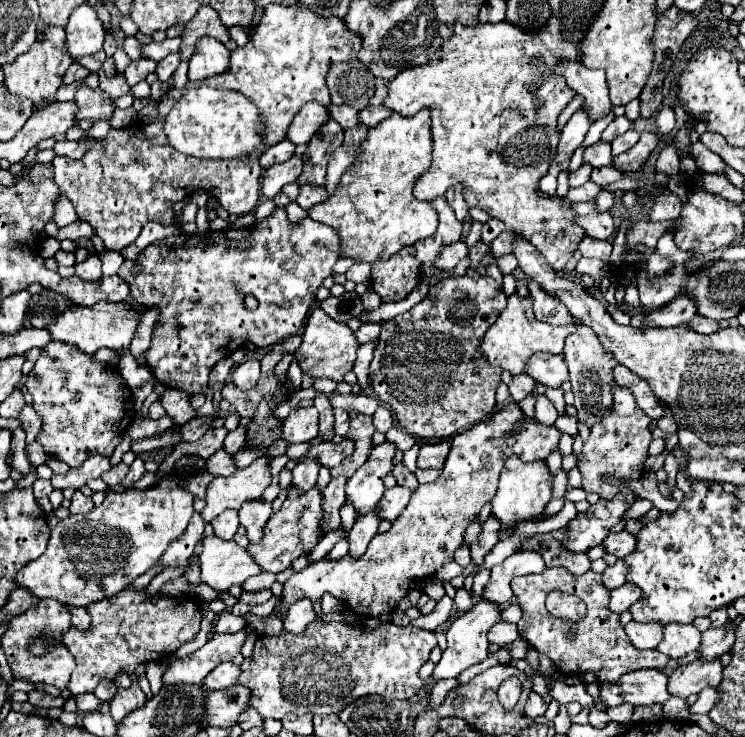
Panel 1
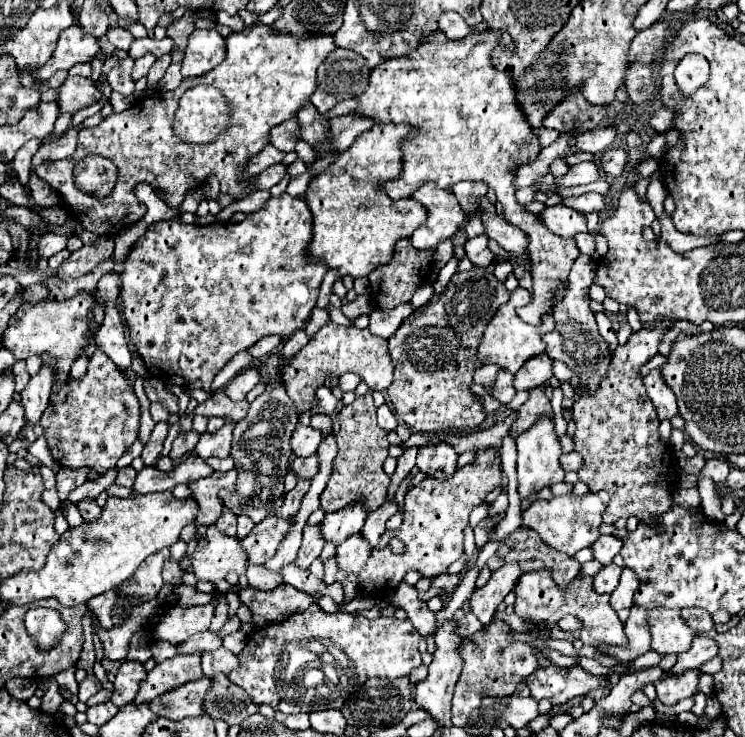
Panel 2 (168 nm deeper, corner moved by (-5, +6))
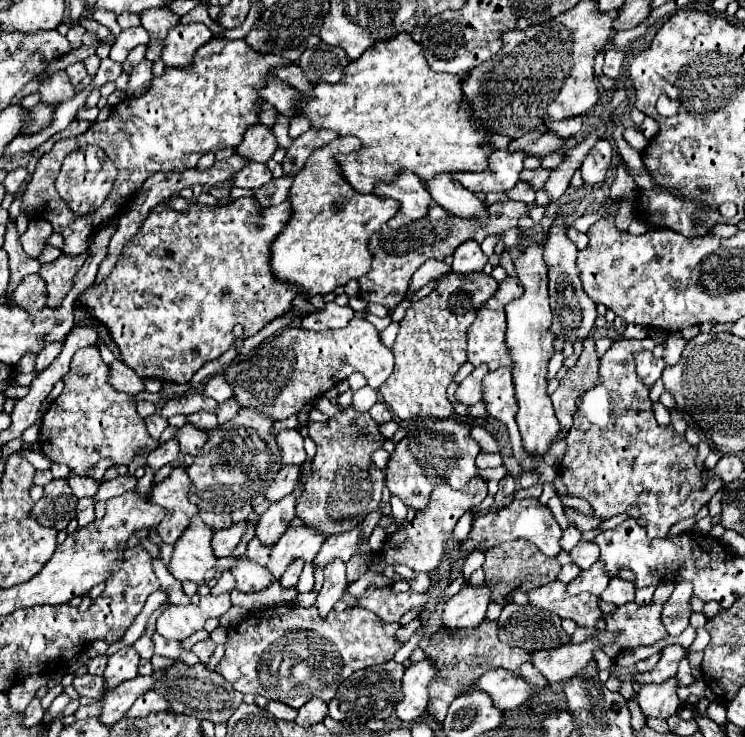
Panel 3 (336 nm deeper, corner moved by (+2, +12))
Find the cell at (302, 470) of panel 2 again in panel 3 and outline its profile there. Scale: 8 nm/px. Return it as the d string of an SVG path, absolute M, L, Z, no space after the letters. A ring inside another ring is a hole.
M281 468L279 474L275 476L275 480L269 484L269 488L265 490L265 498L269 502L279 502L281 498L285 498L287 494L293 492L295 482L299 478L299 468Z

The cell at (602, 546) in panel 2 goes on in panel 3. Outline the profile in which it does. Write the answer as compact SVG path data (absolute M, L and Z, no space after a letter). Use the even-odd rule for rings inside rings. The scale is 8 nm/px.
M581 542L581 544L577 544L577 546L569 552L569 556L571 556L571 562L573 562L579 570L587 570L593 562L597 562L597 558L599 558L599 548L595 548L595 544L591 544L591 542Z

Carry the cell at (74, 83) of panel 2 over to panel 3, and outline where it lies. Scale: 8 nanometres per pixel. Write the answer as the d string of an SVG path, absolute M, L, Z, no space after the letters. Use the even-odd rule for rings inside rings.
M65 70L61 72L55 72L51 74L49 78L45 78L41 84L39 84L39 96L41 96L41 102L45 104L57 104L57 102L65 102L69 98L75 96L75 88L71 86L69 82L69 76Z

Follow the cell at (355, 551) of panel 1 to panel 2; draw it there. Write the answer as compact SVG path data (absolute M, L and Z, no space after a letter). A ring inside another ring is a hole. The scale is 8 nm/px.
M360 532L350 534L350 538L346 538L336 548L336 556L338 556L338 564L340 564L336 580L344 586L346 602L350 602L352 598L356 598L360 594L358 584L356 584L356 576L366 566L370 552L372 552L372 548Z

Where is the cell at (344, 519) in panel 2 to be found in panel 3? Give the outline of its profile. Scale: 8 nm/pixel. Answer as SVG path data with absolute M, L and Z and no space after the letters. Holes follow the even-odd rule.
M289 526L287 532L281 536L279 544L275 544L275 548L271 548L269 554L267 570L271 572L273 580L275 582L281 580L287 566L297 558L303 562L311 562L323 542L325 536L321 532L311 532L311 528L303 528L303 526L297 528Z

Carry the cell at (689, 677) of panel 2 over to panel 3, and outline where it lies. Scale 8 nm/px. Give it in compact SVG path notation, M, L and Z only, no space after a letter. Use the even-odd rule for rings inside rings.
M675 678L663 682L663 684L643 684L637 694L637 702L639 702L639 708L645 714L645 718L669 720L681 704L675 690L677 690Z

